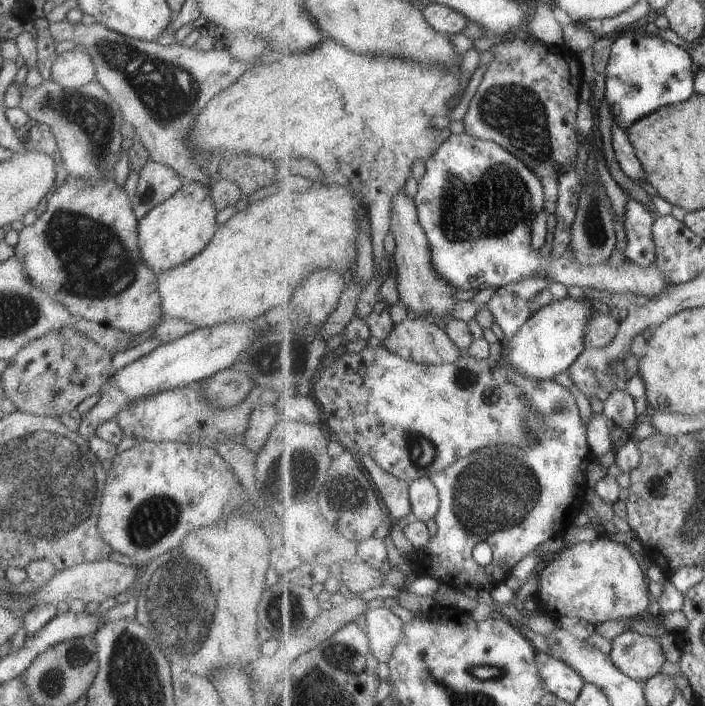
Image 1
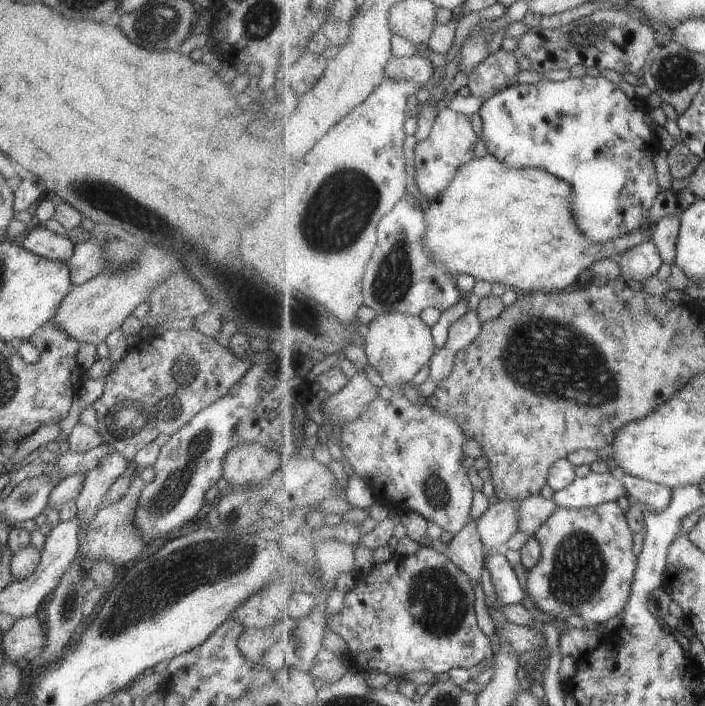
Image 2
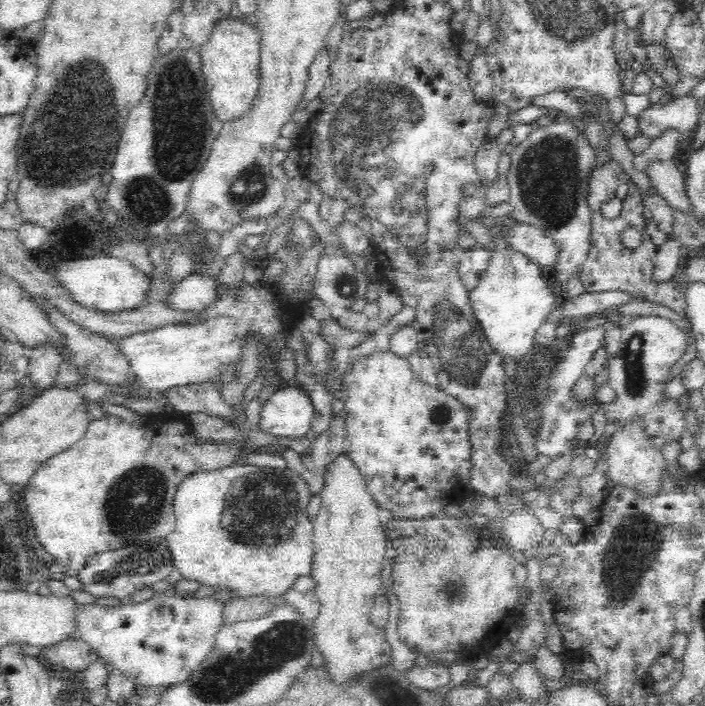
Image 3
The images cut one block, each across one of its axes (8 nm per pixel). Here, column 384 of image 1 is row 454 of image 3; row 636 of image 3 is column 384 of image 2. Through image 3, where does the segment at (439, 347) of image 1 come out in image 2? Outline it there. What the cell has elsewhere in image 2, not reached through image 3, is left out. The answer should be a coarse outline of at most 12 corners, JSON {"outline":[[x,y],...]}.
{"outline":[[377,315],[363,348],[385,384],[398,386],[438,351],[420,316]]}

